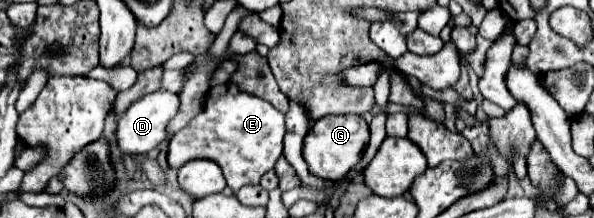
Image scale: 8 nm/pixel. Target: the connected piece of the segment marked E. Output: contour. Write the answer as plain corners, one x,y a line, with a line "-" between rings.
234,83
212,87
198,117
170,139
168,161
188,161
206,157
222,167
228,187
236,193
244,185
258,185
260,177
274,167
282,155
284,115
268,101
242,93

